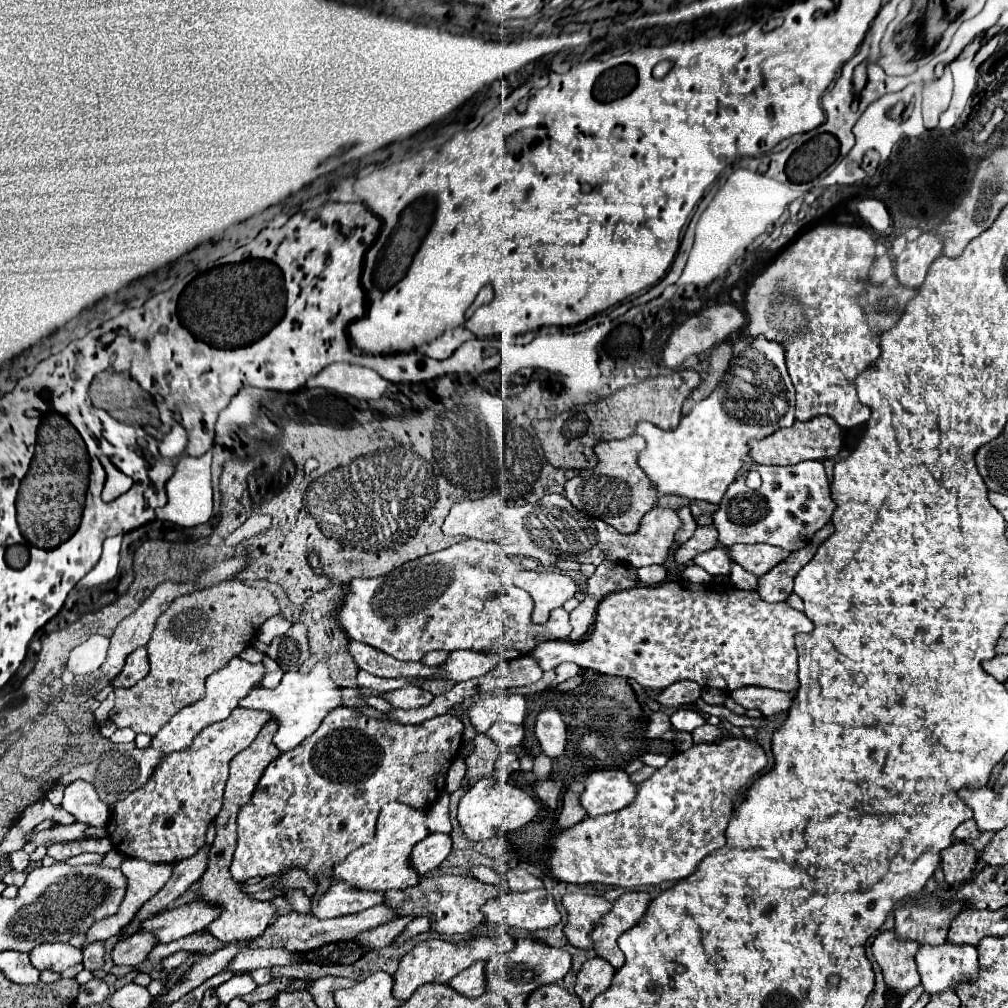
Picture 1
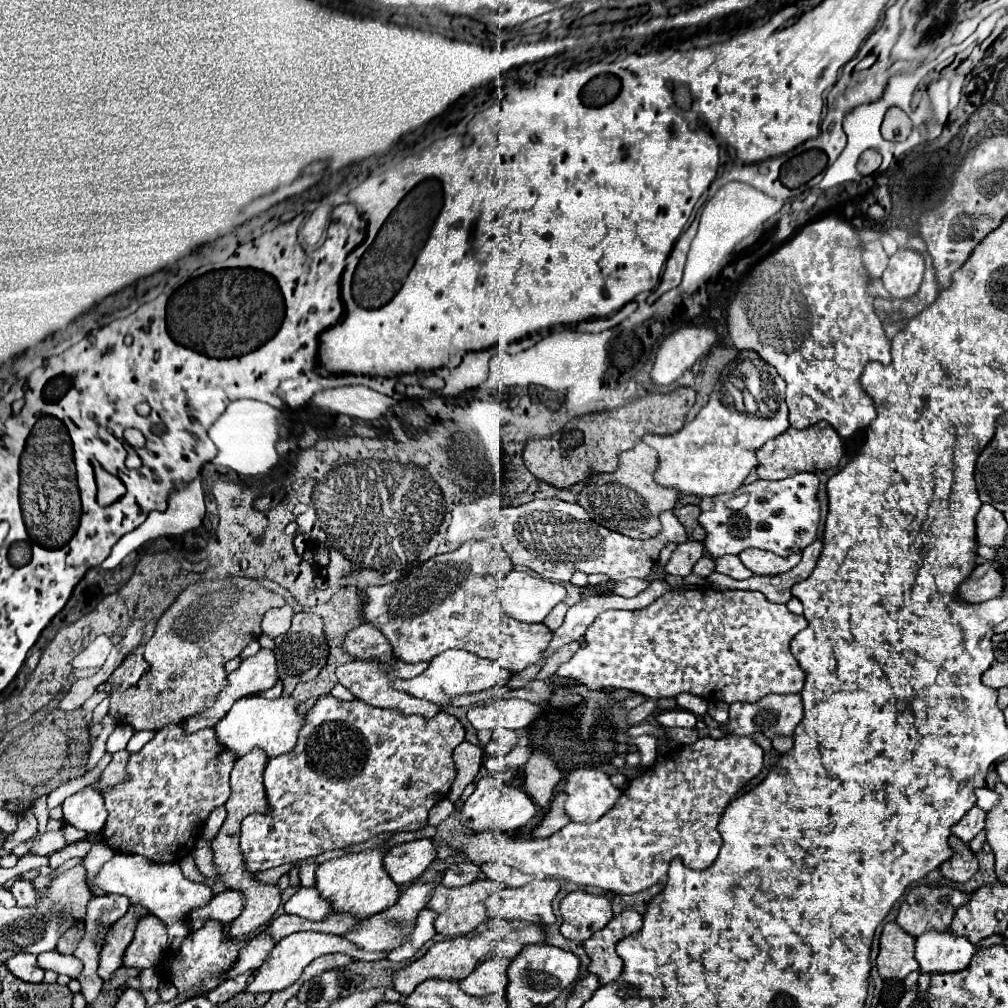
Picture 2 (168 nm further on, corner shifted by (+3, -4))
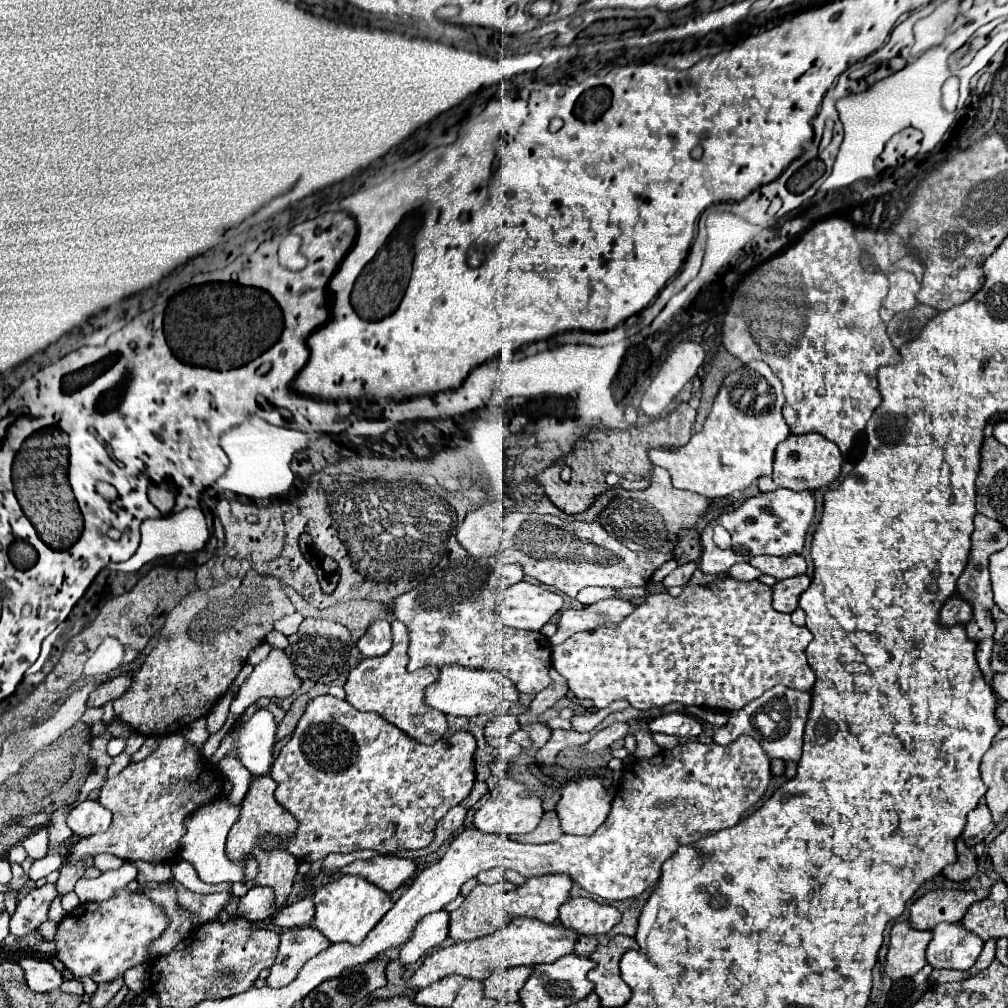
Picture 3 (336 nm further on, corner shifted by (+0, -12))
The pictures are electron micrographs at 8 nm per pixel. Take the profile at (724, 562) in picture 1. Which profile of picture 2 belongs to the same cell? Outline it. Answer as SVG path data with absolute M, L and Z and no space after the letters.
M724 555L720 559L712 559L714 561L714 569L722 575L728 575L732 579L748 579L752 577L752 571L748 571L742 561L738 559L738 555Z

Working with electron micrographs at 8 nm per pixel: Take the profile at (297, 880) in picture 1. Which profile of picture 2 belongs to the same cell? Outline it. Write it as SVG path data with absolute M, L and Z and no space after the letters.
M304 861L300 865L300 885L302 887L314 887L316 885L316 877L314 877L314 871L316 871L316 863L314 861Z

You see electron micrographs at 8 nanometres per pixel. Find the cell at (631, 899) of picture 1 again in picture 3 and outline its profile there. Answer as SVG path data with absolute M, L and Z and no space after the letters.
M617 935L607 943L597 945L591 955L597 967L589 971L589 981L595 983L595 993L601 999L601 1007L621 1007L631 997L631 989L619 973L619 961L629 949L637 949L637 941L633 937Z

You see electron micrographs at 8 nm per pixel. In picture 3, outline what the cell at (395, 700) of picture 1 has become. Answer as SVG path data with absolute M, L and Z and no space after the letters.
M393 621L393 647L389 649L387 655L381 657L369 657L363 659L355 669L351 669L349 679L345 683L345 701L357 707L359 711L375 711L395 727L399 727L405 735L411 739L431 745L439 741L447 733L447 721L441 711L435 711L433 707L427 707L423 695L425 689L435 683L439 677L439 671L429 667L429 669L419 669L415 673L407 671L407 647L409 647L409 631L405 623Z

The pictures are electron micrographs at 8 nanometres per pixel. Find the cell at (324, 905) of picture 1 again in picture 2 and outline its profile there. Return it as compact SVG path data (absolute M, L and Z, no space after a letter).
M300 887L284 903L284 911L310 921L324 921L328 915L334 913L334 907L320 895L320 891L316 891L316 887Z

